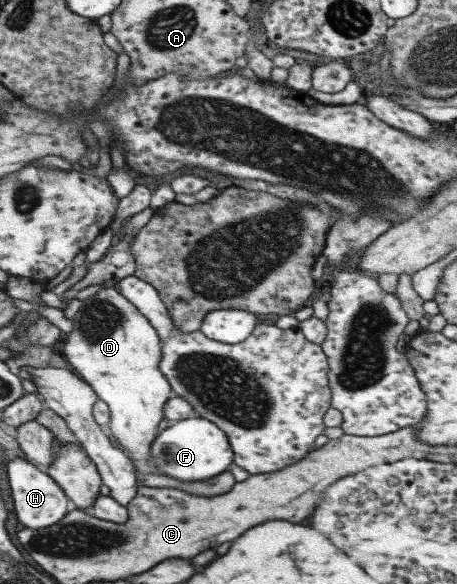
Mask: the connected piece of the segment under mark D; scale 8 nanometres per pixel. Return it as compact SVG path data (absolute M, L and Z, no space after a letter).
M115 282L101 287L95 295L83 301L83 306L72 319L73 330L63 345L63 355L71 364L72 371L90 385L98 399L109 409L108 429L115 436L131 461L149 461L149 449L159 436L159 424L163 421L164 406L173 395L171 384L160 371L162 361L162 344L151 322L117 290Z

